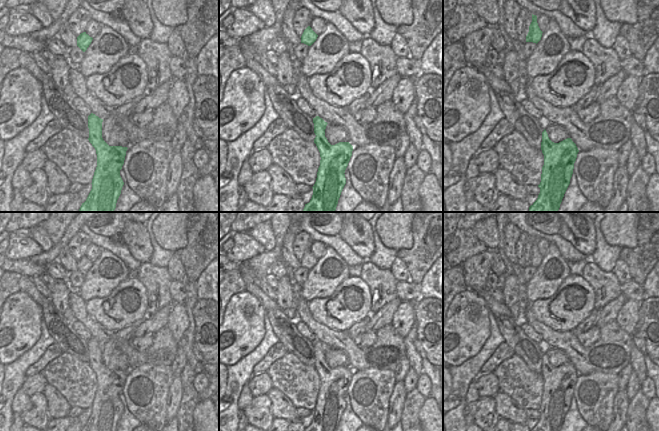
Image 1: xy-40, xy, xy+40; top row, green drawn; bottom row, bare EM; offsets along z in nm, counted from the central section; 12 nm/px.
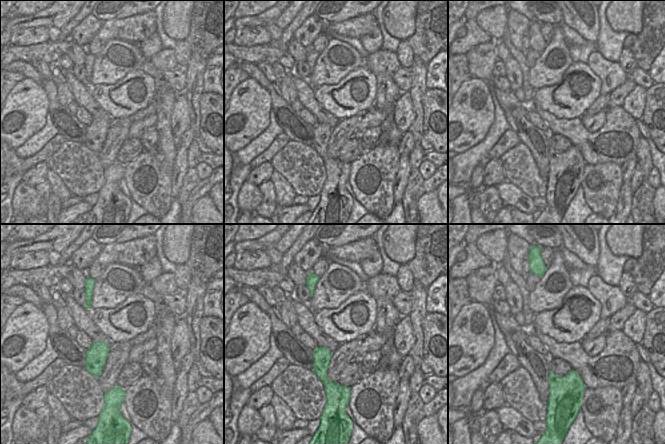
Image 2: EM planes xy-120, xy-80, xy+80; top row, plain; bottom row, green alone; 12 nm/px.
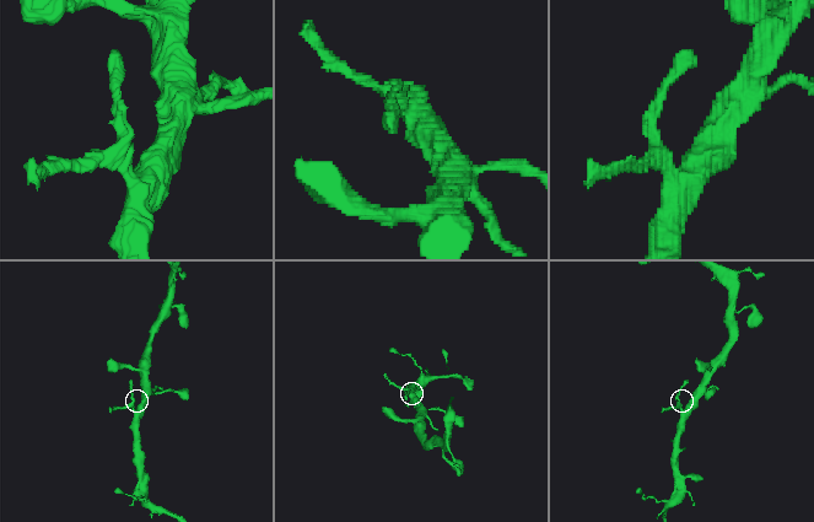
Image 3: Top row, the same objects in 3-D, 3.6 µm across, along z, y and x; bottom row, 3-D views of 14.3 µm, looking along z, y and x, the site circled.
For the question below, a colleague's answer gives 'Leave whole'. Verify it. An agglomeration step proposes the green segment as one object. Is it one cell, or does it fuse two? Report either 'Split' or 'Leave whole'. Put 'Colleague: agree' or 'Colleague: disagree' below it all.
Split
Colleague: disagree

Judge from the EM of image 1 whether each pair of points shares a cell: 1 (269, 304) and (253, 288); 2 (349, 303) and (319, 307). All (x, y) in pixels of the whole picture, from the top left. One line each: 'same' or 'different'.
1: same
2: same

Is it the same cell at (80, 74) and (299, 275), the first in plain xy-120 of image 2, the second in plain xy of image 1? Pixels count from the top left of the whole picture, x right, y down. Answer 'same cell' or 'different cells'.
same cell

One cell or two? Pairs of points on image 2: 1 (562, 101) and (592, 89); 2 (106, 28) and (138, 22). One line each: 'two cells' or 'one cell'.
1: one cell
2: one cell

